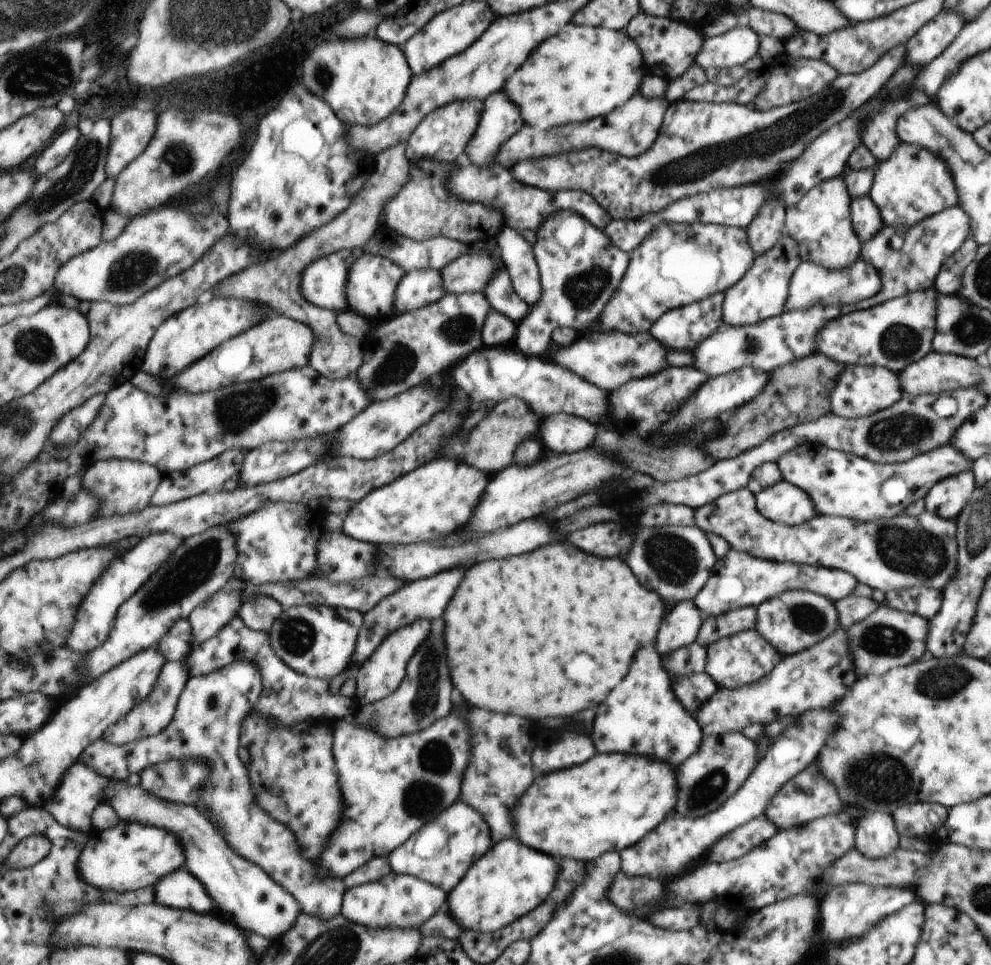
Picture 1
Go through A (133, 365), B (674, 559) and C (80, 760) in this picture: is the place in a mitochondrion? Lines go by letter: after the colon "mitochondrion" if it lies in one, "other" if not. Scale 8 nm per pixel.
A: other
B: mitochondrion
C: other

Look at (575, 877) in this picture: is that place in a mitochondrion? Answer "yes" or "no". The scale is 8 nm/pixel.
yes

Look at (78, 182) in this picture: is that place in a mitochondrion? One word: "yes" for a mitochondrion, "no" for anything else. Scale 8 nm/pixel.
yes

